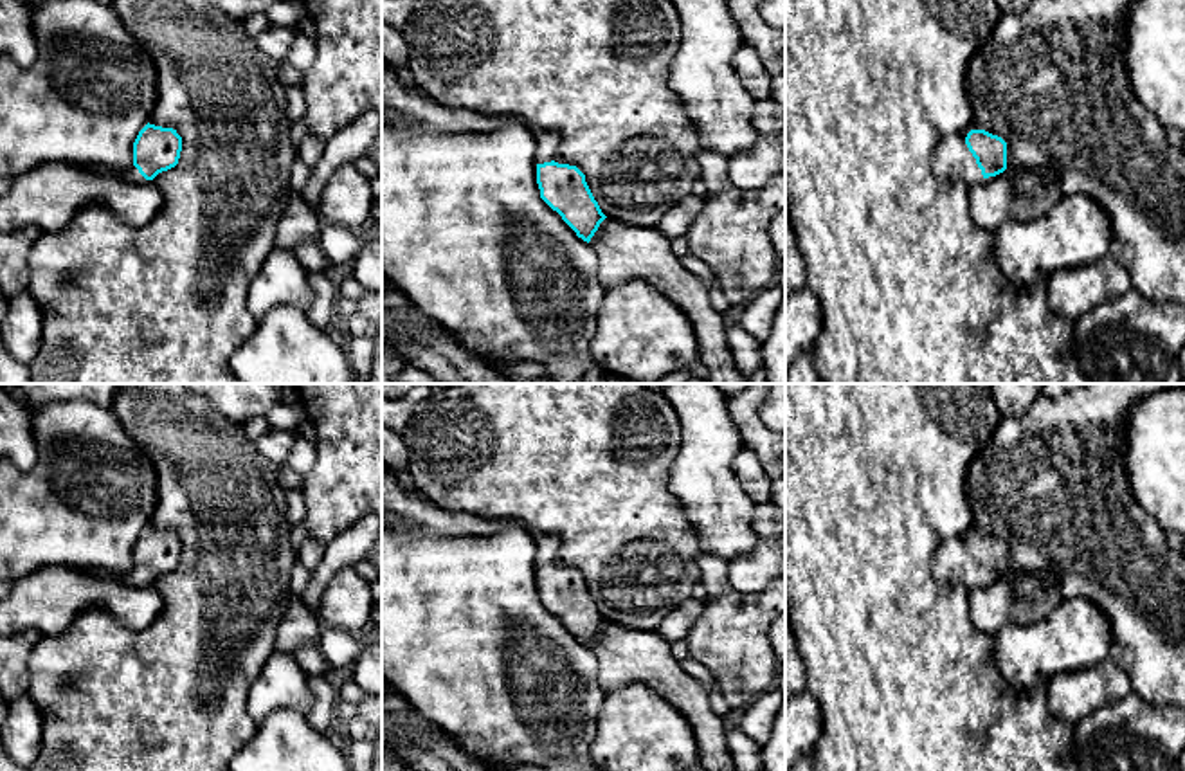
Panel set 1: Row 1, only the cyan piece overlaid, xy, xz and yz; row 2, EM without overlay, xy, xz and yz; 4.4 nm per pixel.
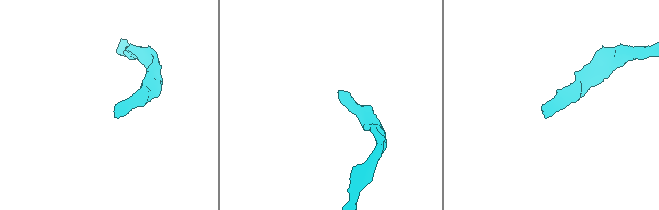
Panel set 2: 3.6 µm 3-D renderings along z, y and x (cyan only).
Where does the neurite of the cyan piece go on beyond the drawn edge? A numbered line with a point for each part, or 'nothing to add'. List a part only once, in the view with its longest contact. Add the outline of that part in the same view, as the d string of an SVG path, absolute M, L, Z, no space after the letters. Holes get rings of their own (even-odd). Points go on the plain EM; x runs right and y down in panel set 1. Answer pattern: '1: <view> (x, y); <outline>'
1: yz (951, 562); M951 539L942 542L931 555L935 578L945 585L965 585L969 589L983 584L976 562L965 548L965 540Z

